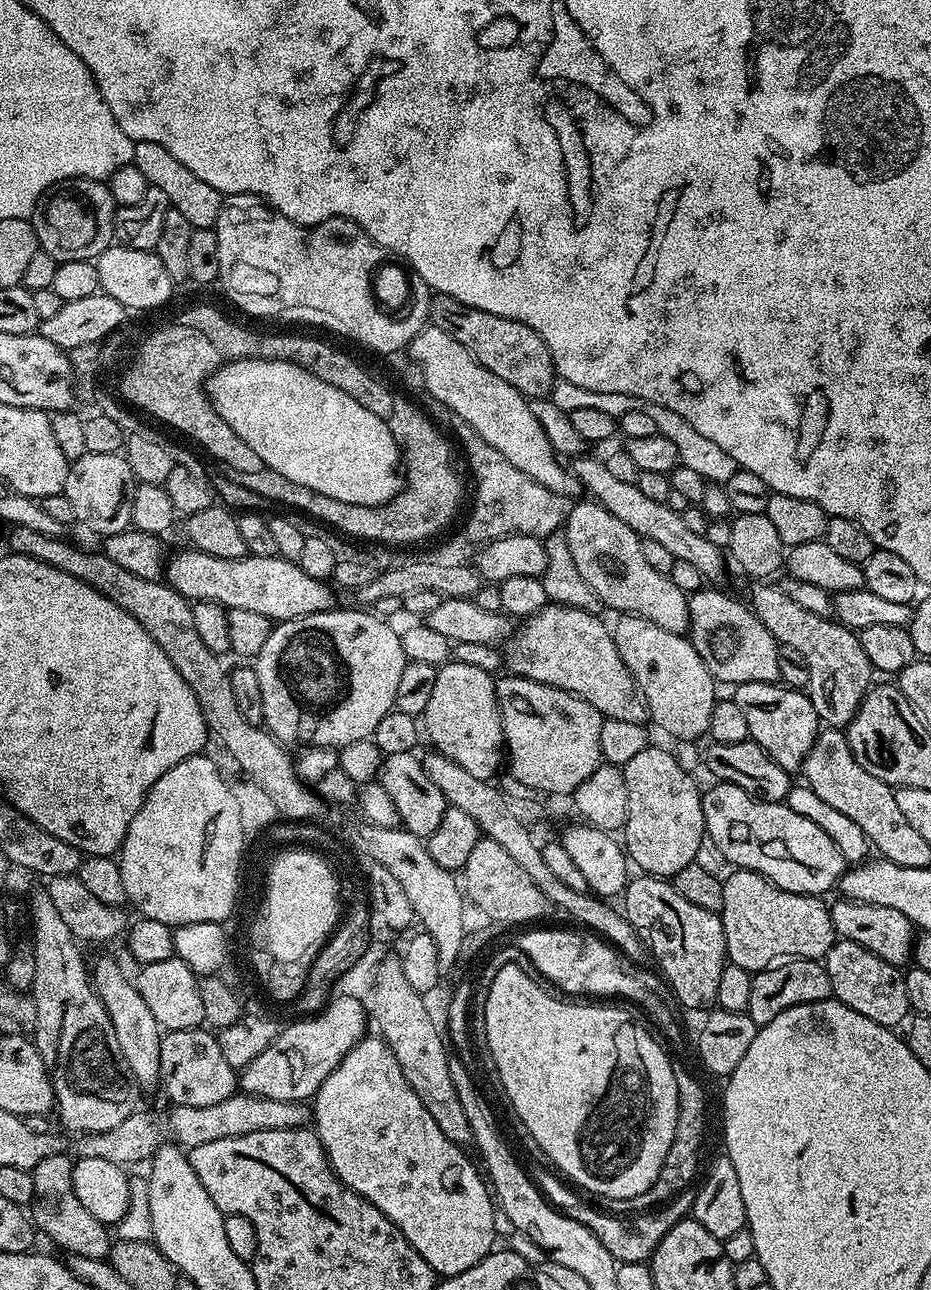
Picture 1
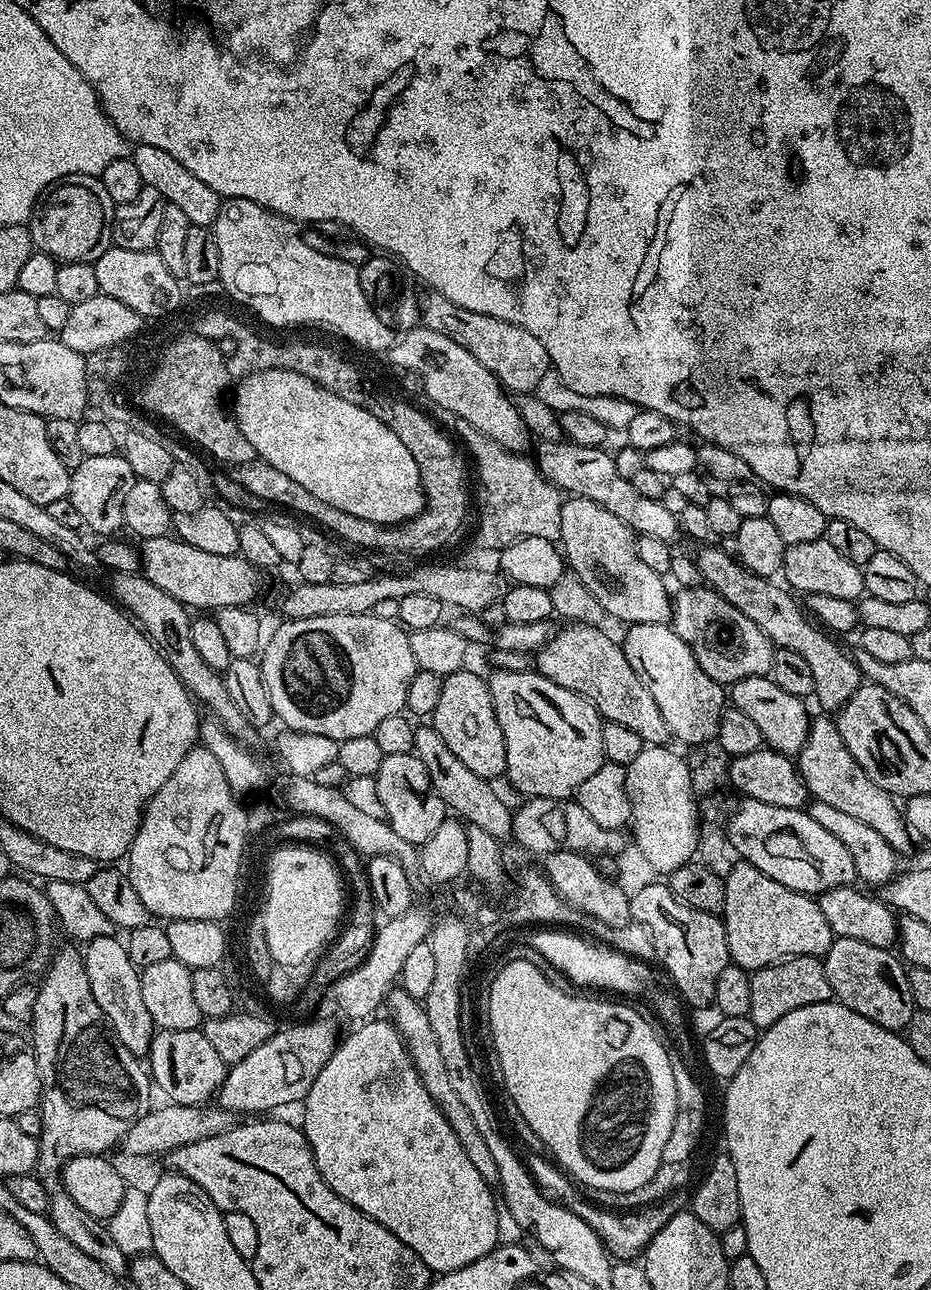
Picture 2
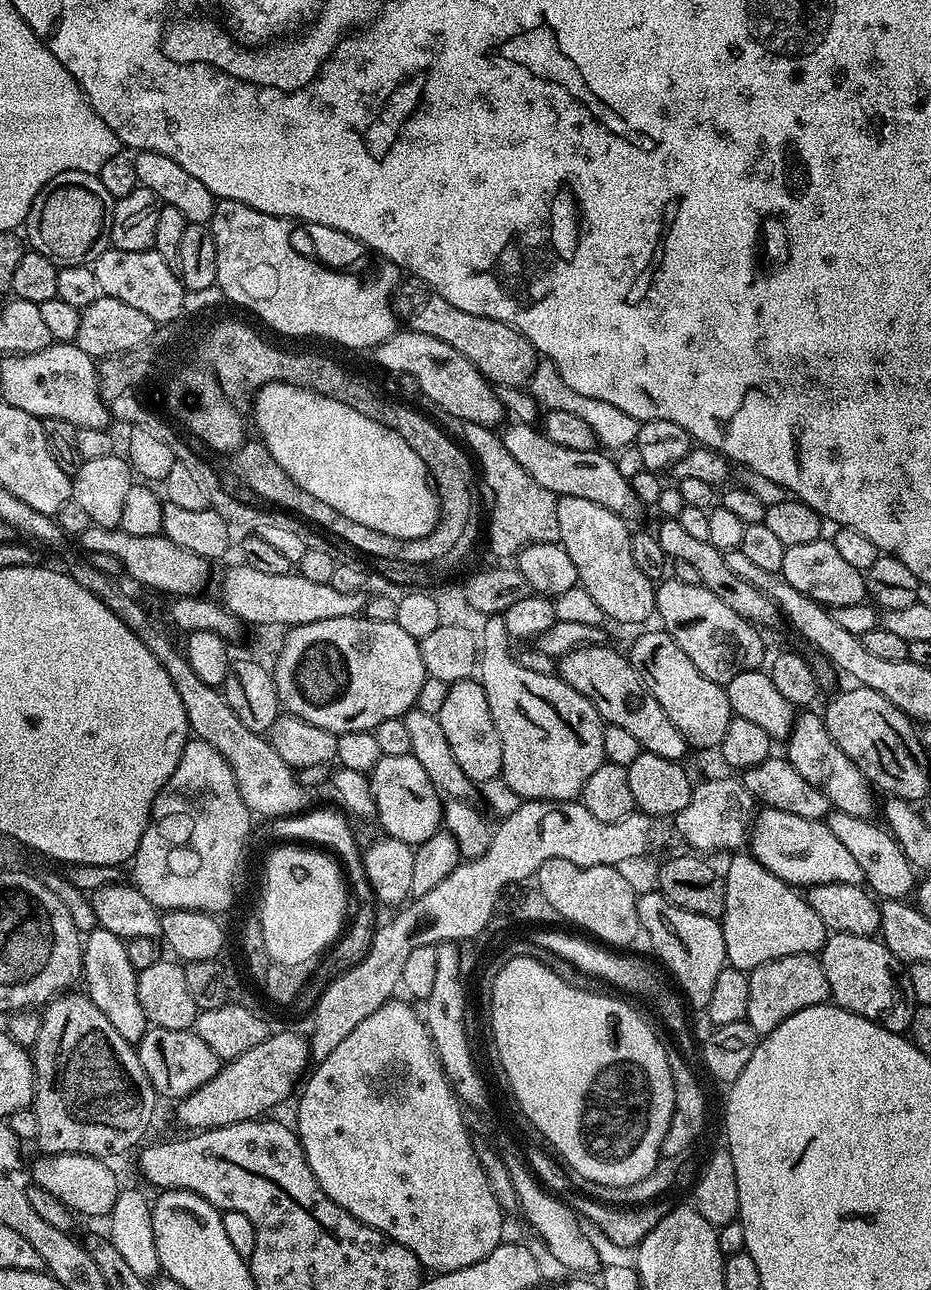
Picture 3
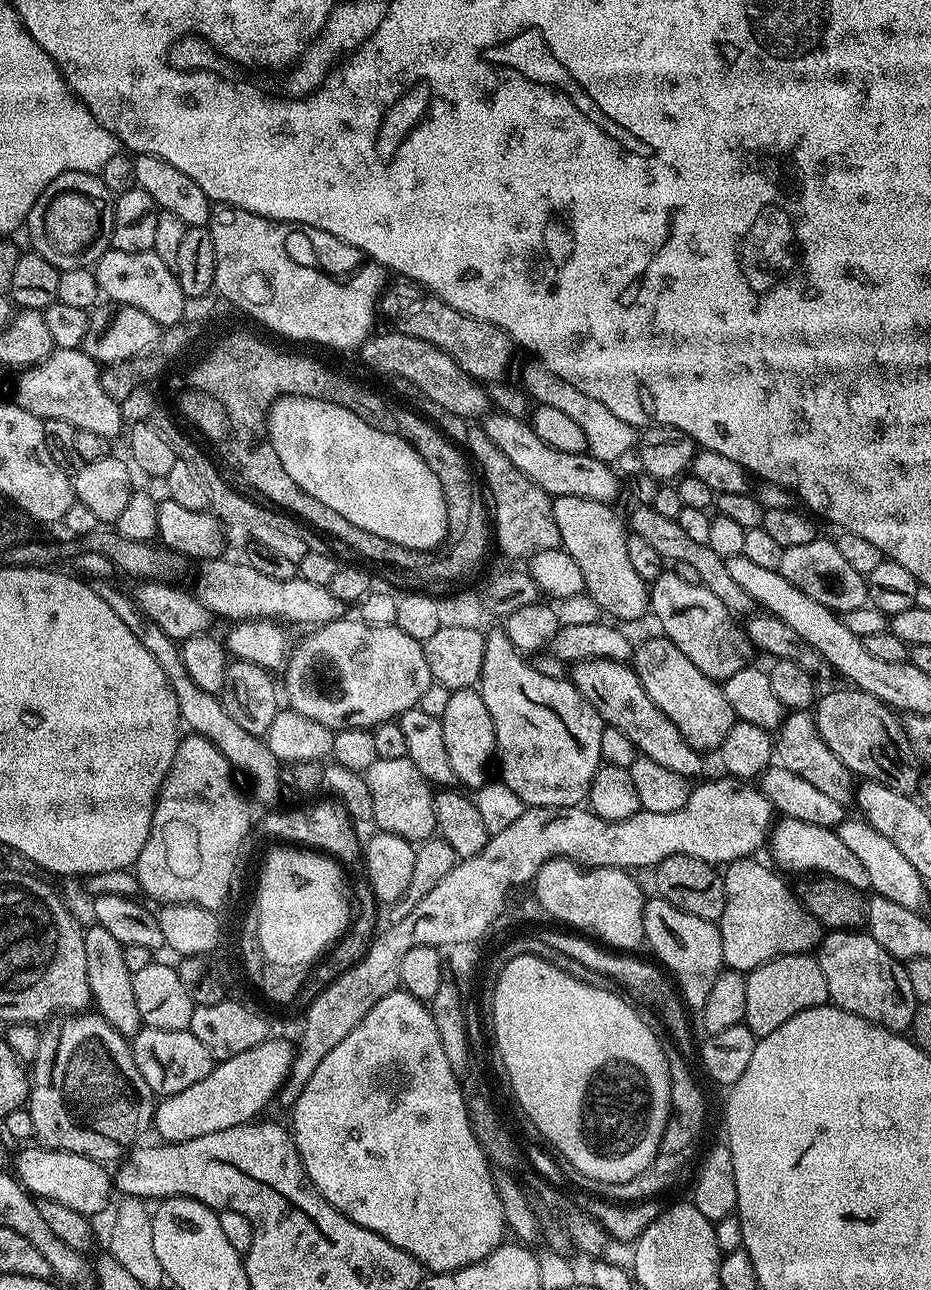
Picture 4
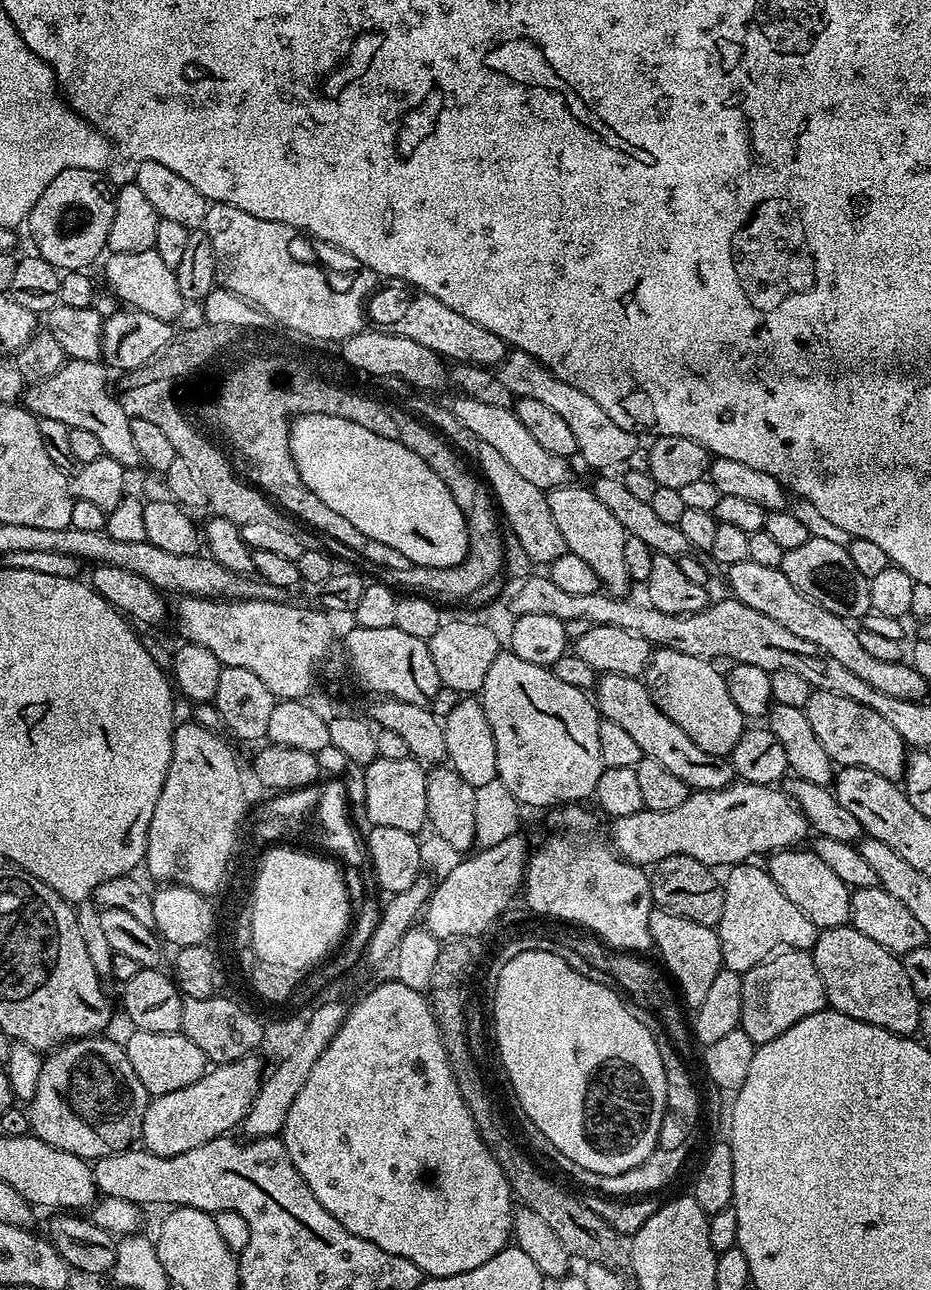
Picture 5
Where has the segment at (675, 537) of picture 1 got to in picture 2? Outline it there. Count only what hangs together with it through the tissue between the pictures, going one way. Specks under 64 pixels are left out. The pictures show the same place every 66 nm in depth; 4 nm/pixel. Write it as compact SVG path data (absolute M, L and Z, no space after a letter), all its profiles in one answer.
M540 442L535 446L537 447L536 456L534 455L536 467L555 488L560 489L561 493L569 497L581 496L590 502L598 502L602 510L610 510L614 518L626 522L628 529L637 536L658 538L669 545L675 541L674 538L676 534L678 535L678 518L666 510L662 500L642 498L642 493L634 490L632 481L618 474L618 470L612 464L611 451L567 442L558 444Z

